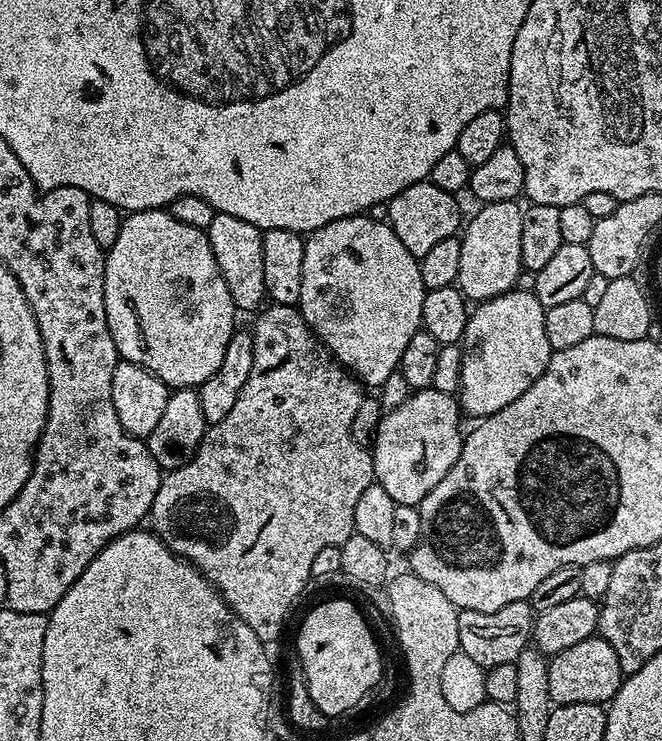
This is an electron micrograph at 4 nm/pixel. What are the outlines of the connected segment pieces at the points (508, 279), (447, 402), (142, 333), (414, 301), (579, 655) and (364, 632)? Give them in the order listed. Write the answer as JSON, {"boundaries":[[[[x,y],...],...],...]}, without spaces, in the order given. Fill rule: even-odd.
{"boundaries":[[[[516,200],[483,204],[463,229],[460,245],[461,265],[457,287],[472,302],[483,302],[511,291],[523,273],[522,218],[523,207]]],[[[418,388],[408,395],[400,406],[385,411],[380,417],[380,425],[376,431],[376,439],[370,445],[372,454],[372,474],[375,483],[382,486],[382,490],[386,490],[386,494],[390,494],[390,498],[394,498],[396,505],[398,504],[414,504],[419,505],[422,498],[426,498],[426,494],[430,494],[430,490],[434,490],[434,486],[438,486],[438,482],[442,482],[442,478],[446,478],[446,474],[450,470],[450,466],[454,466],[454,462],[458,462],[458,454],[462,454],[462,446],[464,445],[465,433],[460,432],[460,420],[462,421],[462,409],[459,399],[453,393],[443,392],[437,388]]],[[[164,208],[129,212],[124,216],[118,239],[104,257],[104,301],[117,357],[141,364],[172,390],[196,390],[205,384],[210,374],[222,366],[226,345],[238,328],[238,309],[230,298],[226,278],[218,270],[218,262],[214,262],[207,231],[178,222]]],[[[361,214],[342,218],[338,222],[330,222],[318,230],[307,233],[302,254],[302,294],[298,307],[304,316],[304,321],[308,323],[309,330],[316,335],[317,340],[335,356],[341,366],[358,377],[361,385],[381,386],[391,375],[397,374],[402,354],[406,354],[406,345],[410,342],[410,338],[414,338],[416,332],[421,331],[422,302],[425,291],[419,259],[414,254],[410,254],[406,246],[402,246],[398,234],[394,234],[394,230],[383,219],[375,220],[372,214]]],[[[597,634],[582,642],[574,642],[574,646],[566,646],[566,650],[551,657],[548,661],[548,677],[553,705],[574,702],[607,705],[616,697],[622,673],[618,666],[618,654],[614,654],[610,642],[606,642]]],[[[324,600],[316,604],[304,616],[300,629],[296,632],[296,652],[300,655],[299,667],[304,673],[304,681],[314,698],[314,706],[329,718],[336,718],[351,708],[356,708],[364,700],[364,695],[375,686],[384,672],[384,660],[380,657],[380,644],[372,633],[366,617],[352,600]]]]}

